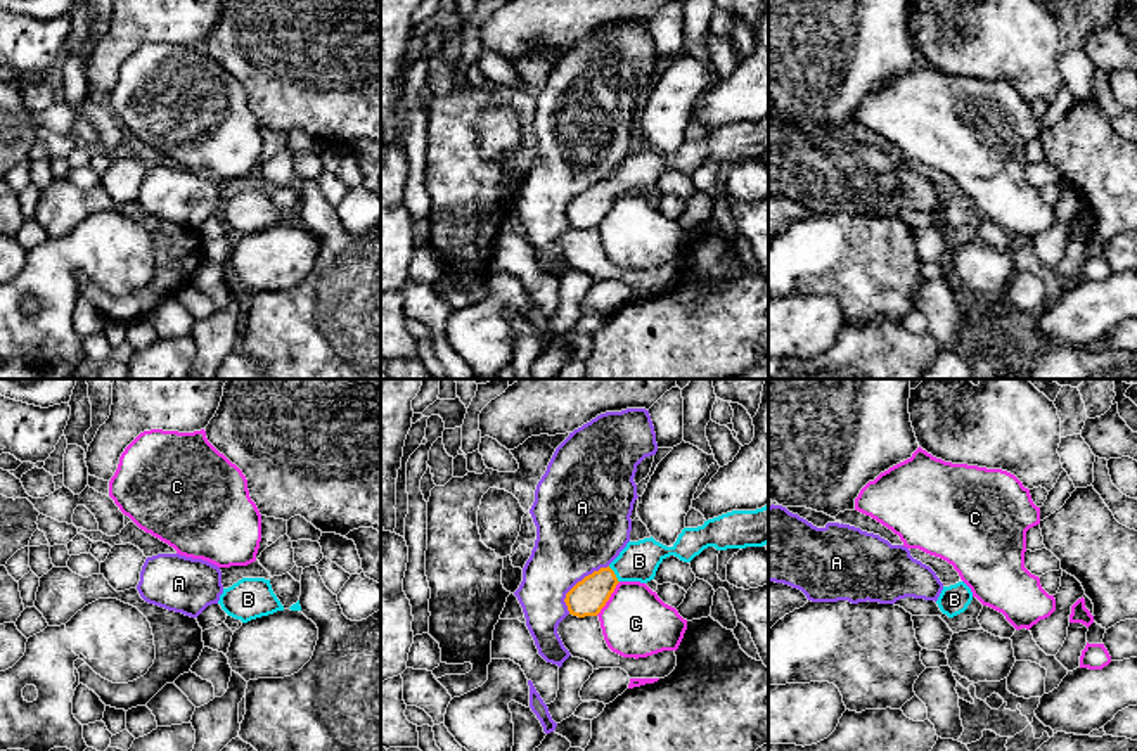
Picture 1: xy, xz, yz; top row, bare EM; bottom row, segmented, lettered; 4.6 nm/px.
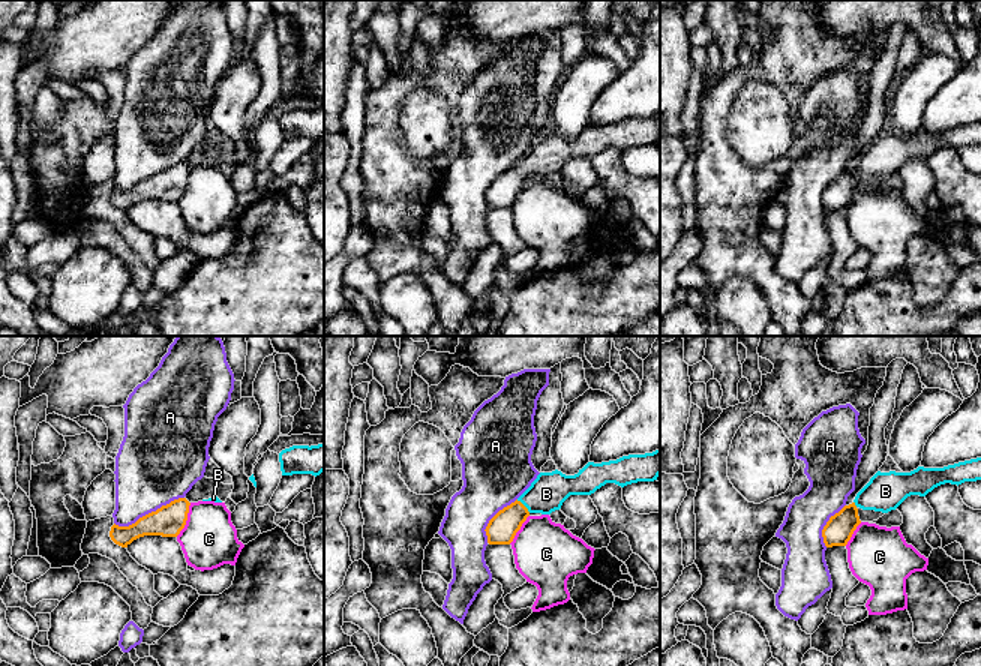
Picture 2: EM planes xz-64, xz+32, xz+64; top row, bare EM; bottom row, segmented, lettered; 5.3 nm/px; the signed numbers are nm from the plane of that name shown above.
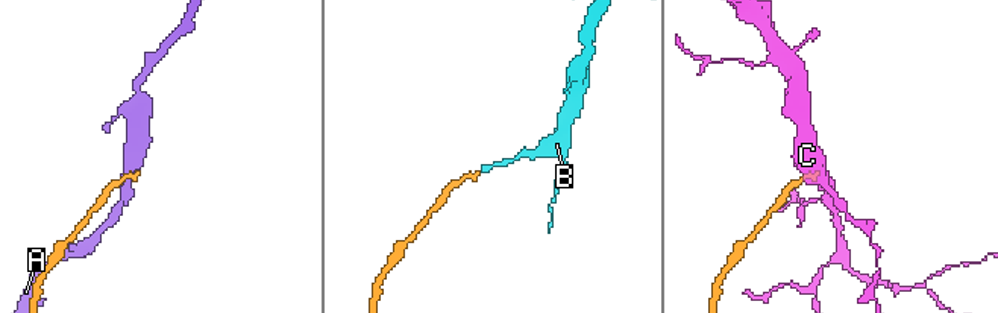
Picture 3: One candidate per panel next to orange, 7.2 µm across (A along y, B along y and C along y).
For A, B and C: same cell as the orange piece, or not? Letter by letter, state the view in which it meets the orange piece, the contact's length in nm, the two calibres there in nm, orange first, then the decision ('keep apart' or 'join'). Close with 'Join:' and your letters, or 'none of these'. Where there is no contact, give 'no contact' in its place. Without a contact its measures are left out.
A: xz | 300 nm | 170/400 nm | keep apart
B: xz | 90 nm | 170/190 nm | join
C: xz | 200 nm | 170/320 nm | keep apart
Join: B

